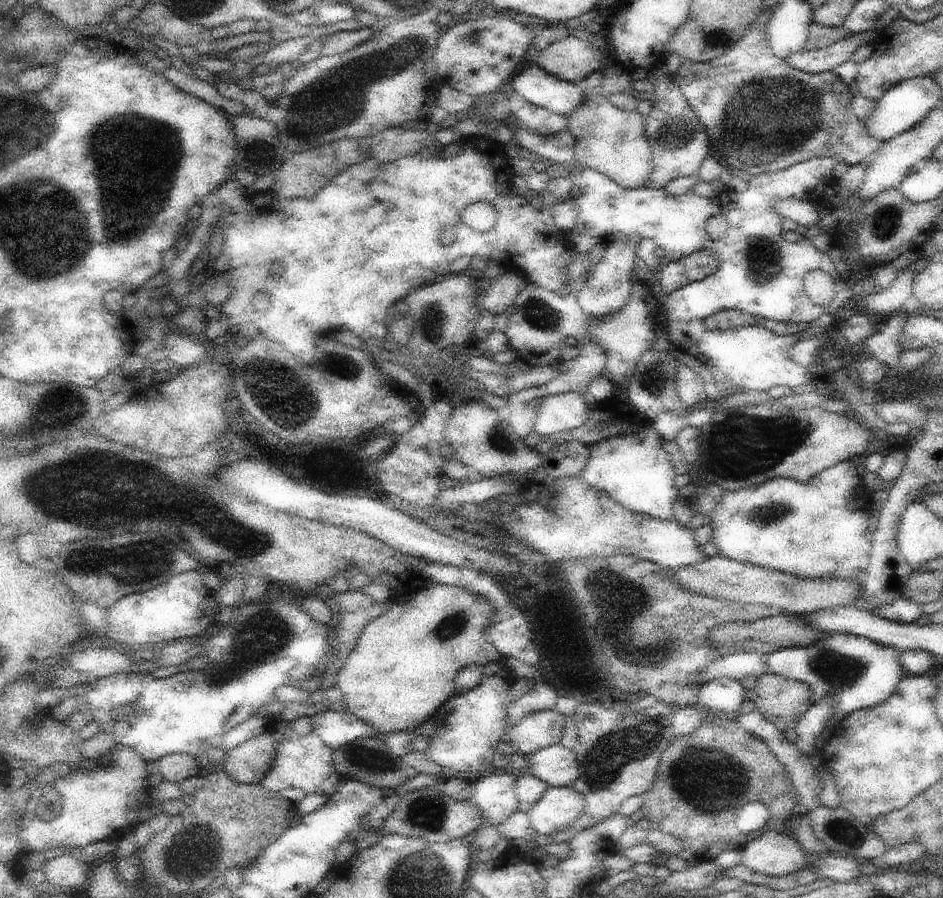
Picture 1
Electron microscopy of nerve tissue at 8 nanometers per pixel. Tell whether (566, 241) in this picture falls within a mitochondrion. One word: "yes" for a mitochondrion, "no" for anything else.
no

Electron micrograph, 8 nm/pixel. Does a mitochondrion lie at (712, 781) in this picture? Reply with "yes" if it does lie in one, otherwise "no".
yes

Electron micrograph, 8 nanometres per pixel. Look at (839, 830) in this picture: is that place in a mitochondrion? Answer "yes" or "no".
yes

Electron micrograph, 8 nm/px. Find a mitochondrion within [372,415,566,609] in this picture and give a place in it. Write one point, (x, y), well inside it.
(502, 441)

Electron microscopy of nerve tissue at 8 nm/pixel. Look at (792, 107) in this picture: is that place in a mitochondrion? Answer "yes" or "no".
yes

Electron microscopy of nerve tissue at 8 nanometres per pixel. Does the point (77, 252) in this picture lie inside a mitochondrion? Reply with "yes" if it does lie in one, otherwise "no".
yes

